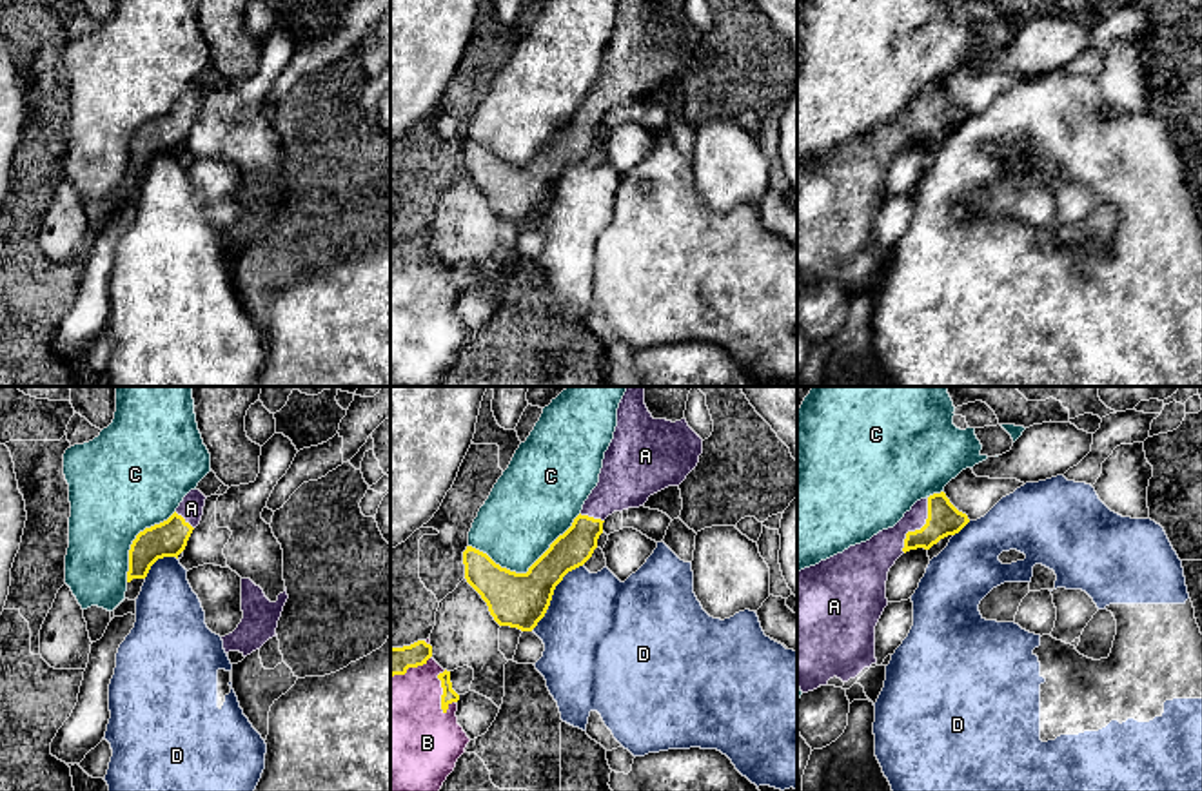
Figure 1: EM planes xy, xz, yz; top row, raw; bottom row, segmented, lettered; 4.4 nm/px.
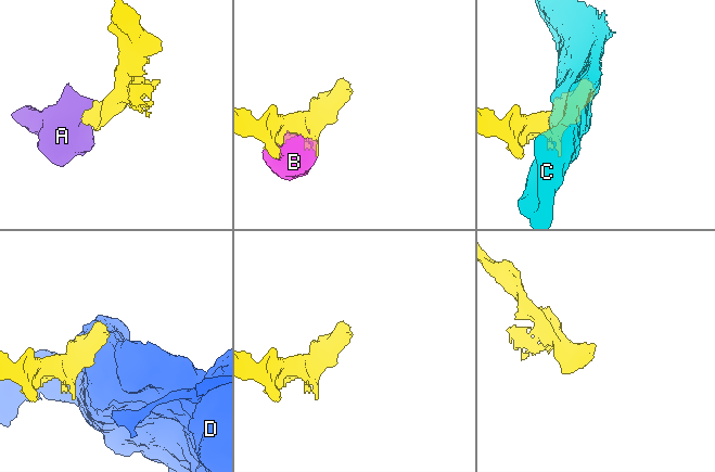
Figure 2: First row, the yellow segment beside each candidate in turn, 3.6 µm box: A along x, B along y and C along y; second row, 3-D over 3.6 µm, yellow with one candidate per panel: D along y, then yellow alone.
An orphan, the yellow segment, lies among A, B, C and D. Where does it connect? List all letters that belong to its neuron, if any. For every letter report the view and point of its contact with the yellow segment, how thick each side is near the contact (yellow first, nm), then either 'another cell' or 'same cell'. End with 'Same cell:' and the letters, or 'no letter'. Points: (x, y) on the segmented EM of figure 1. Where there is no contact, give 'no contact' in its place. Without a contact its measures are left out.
A: contact yz (921, 528); calibres 150 and 160 nm; same cell
B: contact xz (443, 692); calibres 70 and 400 nm; same cell
C: contact xz (529, 570); calibres 240 and 360 nm; another cell
D: contact xz (552, 594); calibres 240 and 480 nm; another cell
Same cell: A, B

